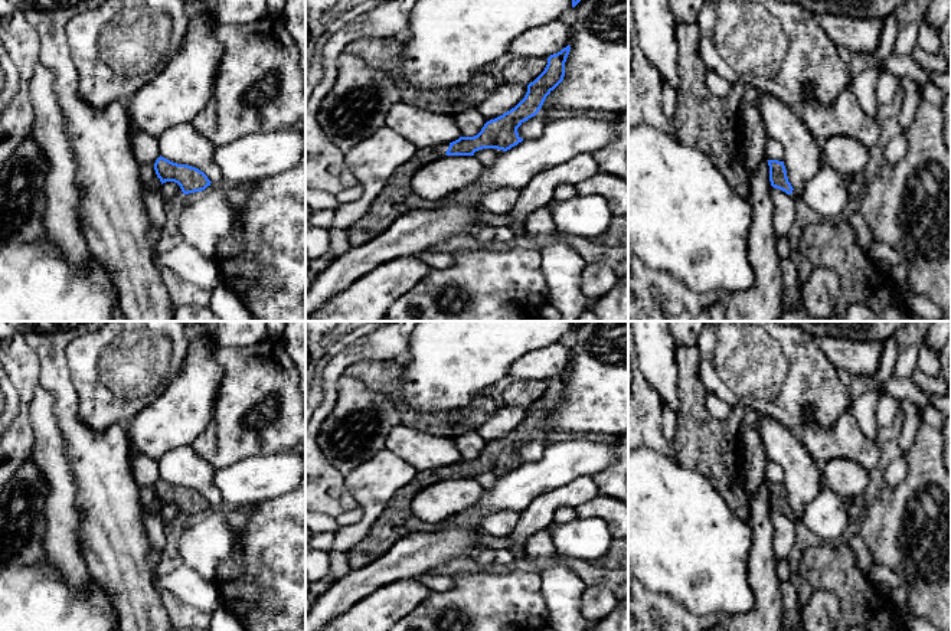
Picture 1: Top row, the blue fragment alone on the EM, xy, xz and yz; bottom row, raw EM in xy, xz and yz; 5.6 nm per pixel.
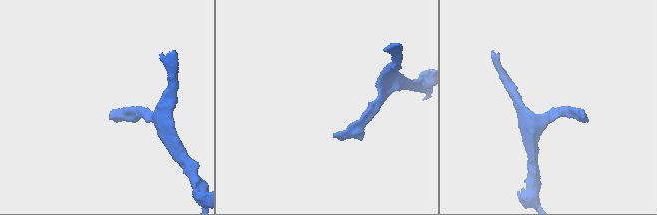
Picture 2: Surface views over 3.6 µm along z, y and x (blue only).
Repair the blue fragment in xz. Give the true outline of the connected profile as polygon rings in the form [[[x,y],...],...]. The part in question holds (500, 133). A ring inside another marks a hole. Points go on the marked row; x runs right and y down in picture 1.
[[[568,45],[548,58],[545,71],[527,85],[524,98],[510,111],[490,120],[474,137],[460,137],[450,144],[418,148],[415,156],[399,166],[386,180],[367,213],[349,229],[350,246],[363,245],[383,233],[396,219],[409,212],[405,206],[412,174],[425,164],[445,156],[474,156],[483,148],[507,151],[523,141],[517,128],[535,117],[546,97],[563,81]]]

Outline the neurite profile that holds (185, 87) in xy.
[[[212,0],[190,6],[184,43],[164,69],[127,102],[130,130],[158,137],[169,128],[192,122],[209,105],[223,55],[215,36]]]

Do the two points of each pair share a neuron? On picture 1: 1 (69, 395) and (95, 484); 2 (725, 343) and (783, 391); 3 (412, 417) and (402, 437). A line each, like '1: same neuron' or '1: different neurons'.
1: same neuron
2: same neuron
3: different neurons

